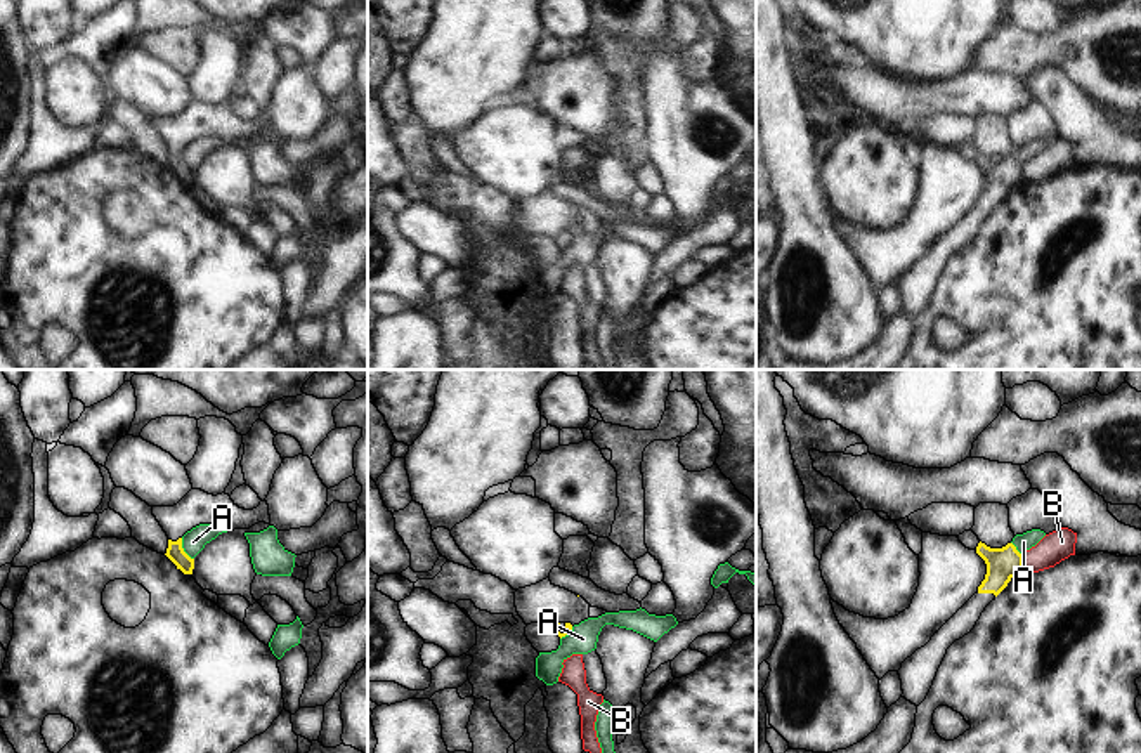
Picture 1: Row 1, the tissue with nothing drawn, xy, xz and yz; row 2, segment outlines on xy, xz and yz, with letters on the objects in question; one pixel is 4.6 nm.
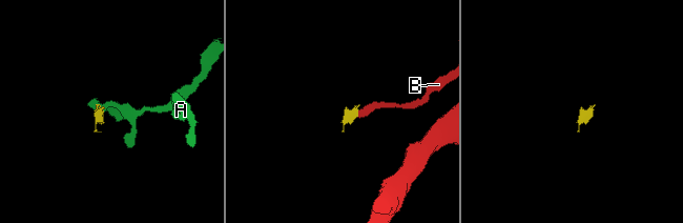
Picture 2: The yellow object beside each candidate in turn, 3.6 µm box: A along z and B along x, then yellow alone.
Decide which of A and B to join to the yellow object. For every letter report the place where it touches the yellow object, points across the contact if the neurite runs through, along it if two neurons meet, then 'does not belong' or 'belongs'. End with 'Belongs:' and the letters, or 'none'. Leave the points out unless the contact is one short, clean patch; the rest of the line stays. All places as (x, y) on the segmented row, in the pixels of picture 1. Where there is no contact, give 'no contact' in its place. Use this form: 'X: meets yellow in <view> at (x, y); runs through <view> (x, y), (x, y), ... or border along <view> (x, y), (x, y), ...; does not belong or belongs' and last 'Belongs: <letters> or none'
A: meets yellow in xy at (182, 549); border along xy (181, 538), (181, 547), (193, 559); does not belong
B: meets yellow in yz at (1022, 563); border along yz (1022, 554), (1023, 569); does not belong
Belongs: none

